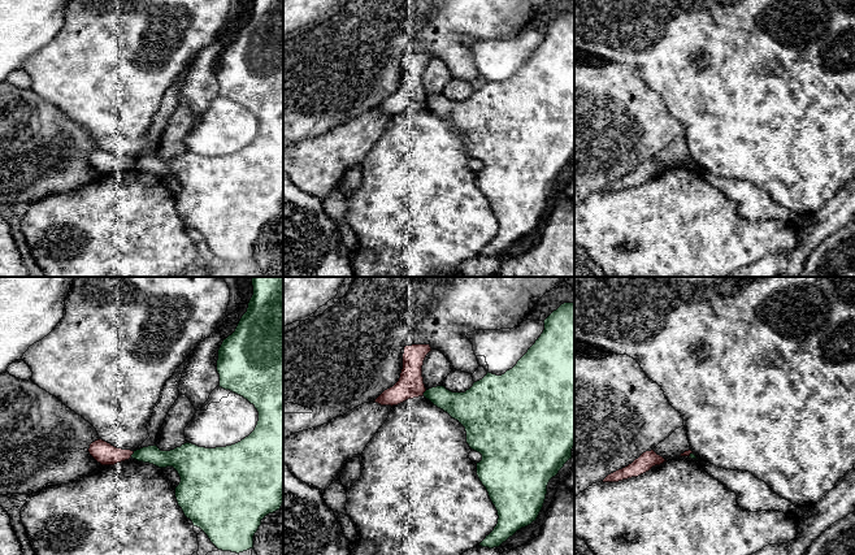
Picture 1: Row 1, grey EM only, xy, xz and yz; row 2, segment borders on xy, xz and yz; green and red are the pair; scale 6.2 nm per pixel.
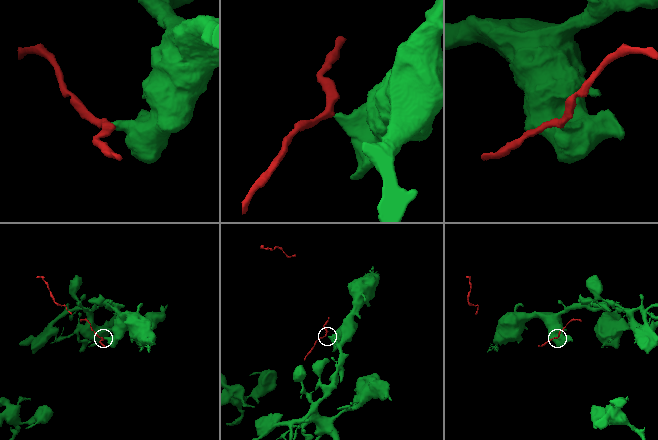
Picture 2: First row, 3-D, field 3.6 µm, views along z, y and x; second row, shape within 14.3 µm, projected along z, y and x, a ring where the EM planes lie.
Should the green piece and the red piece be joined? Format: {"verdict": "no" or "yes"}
{"verdict": "no"}

